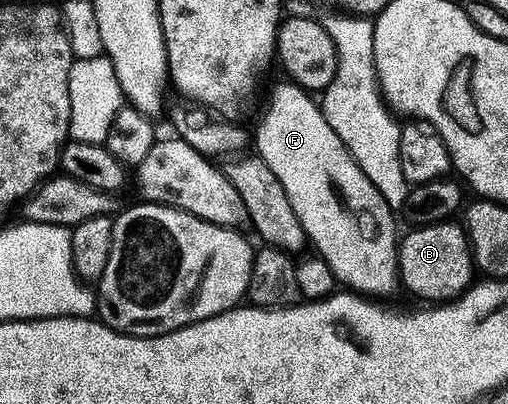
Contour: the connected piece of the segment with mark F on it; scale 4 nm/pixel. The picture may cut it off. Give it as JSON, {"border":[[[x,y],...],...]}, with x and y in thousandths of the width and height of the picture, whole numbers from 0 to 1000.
{"border":[[[579,205],[563,208],[545,213],[541,233],[535,235],[533,262],[528,265],[526,282],[520,285],[518,302],[510,309],[510,322],[498,329],[500,366],[504,359],[510,366],[504,369],[508,386],[516,389],[522,403],[530,403],[530,423],[537,423],[537,433],[545,433],[545,443],[553,443],[553,463],[561,463],[561,483],[569,483],[569,502],[577,502],[577,522],[585,522],[585,542],[593,542],[593,562],[600,562],[606,599],[616,609],[616,616],[620,606],[618,624],[634,636],[640,651],[648,651],[648,661],[656,661],[661,698],[669,708],[681,710],[685,718],[724,740],[762,740],[754,735],[770,735],[778,723],[787,723],[789,715],[785,691],[789,577],[778,569],[780,520],[770,517],[766,502],[758,502],[750,473],[742,473],[742,463],[734,463],[734,453],[726,453],[719,423],[711,423],[711,413],[699,401],[695,384],[679,364],[679,354],[671,354],[663,324],[656,324],[656,314],[648,314],[648,304],[640,295],[634,267],[624,257],[622,243],[614,233],[600,228],[589,210]]]}

